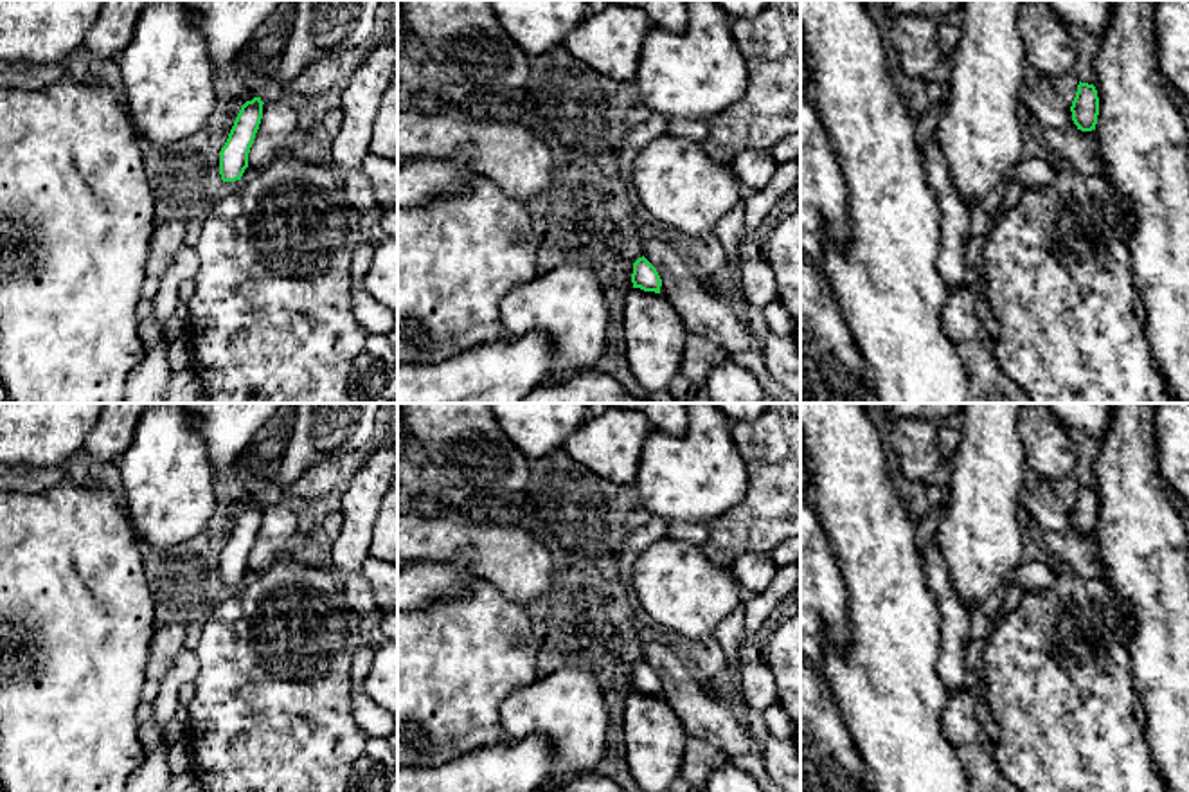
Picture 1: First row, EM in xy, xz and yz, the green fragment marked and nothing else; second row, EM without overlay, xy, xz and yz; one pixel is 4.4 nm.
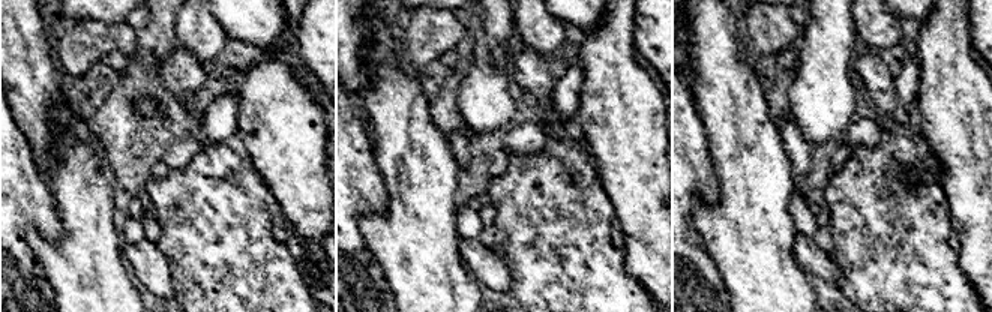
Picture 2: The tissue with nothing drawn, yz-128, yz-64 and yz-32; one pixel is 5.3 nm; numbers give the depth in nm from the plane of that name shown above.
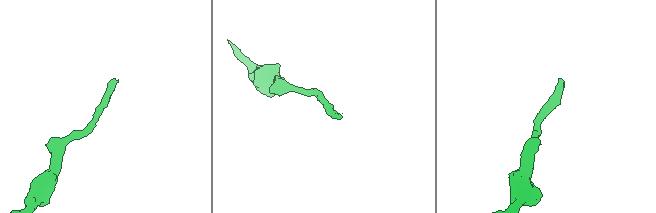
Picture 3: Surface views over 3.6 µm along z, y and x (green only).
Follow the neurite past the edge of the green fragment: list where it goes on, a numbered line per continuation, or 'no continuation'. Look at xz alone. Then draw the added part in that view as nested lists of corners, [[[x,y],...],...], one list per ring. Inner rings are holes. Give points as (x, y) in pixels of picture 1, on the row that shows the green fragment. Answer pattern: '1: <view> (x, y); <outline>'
no continuation

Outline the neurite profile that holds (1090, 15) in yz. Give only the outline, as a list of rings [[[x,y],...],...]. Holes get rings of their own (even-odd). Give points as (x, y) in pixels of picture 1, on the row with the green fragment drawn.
[[[1049,0],[1059,20],[1101,40],[1113,11],[1113,0]]]

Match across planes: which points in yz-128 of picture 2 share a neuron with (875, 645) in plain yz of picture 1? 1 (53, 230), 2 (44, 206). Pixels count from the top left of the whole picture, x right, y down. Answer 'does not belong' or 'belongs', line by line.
1: does not belong
2: does not belong

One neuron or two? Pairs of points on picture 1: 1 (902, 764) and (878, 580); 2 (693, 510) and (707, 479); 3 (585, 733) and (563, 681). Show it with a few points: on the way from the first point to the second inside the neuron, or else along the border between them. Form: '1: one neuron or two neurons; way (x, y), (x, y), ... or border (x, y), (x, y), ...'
1: one neuron; way (896, 719), (893, 710), (893, 625)
2: one neuron; way (693, 503), (704, 486)
3: one neuron; way (576, 720), (565, 693)

